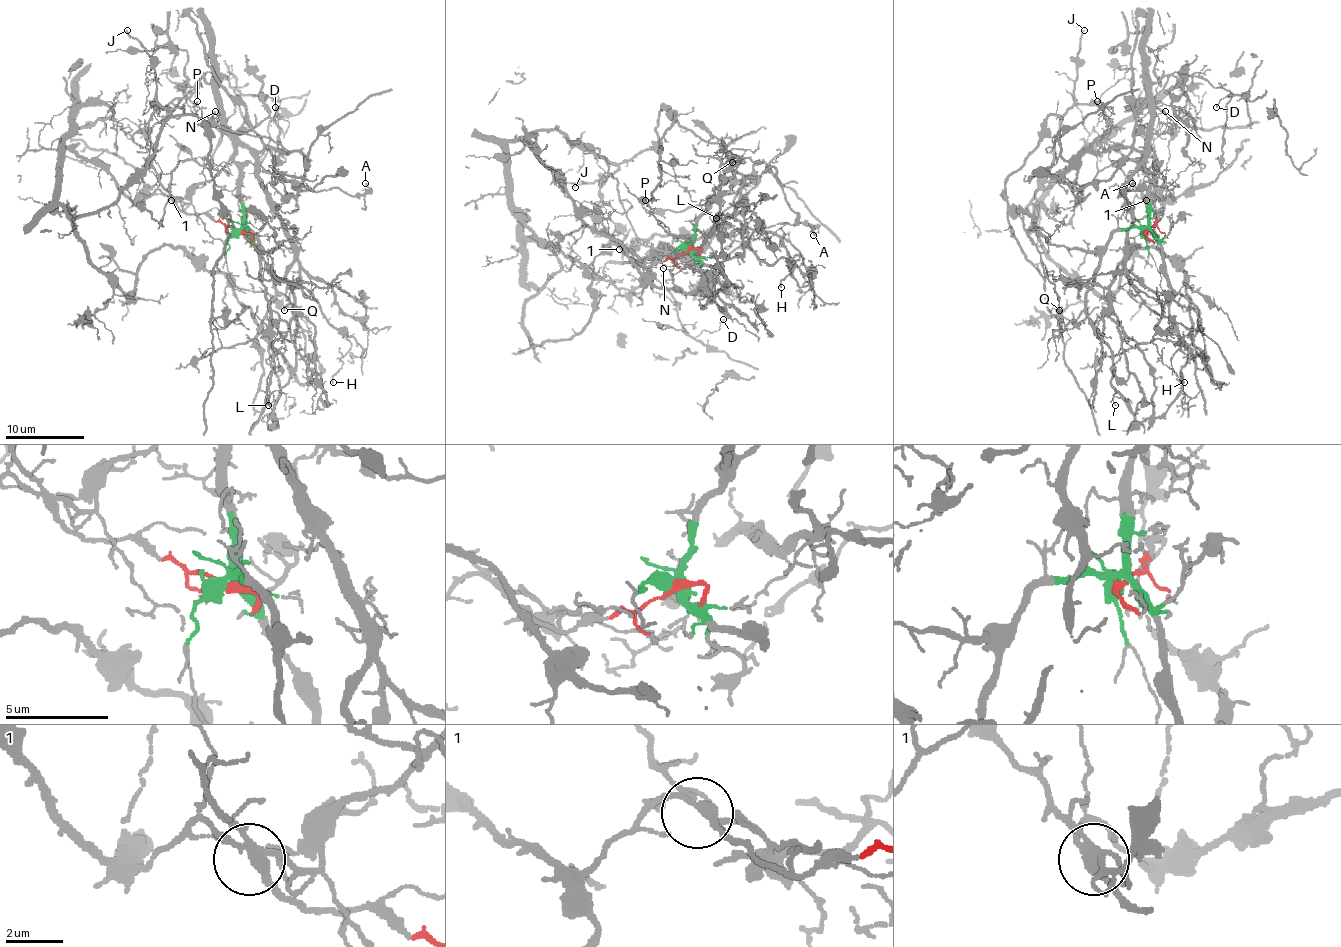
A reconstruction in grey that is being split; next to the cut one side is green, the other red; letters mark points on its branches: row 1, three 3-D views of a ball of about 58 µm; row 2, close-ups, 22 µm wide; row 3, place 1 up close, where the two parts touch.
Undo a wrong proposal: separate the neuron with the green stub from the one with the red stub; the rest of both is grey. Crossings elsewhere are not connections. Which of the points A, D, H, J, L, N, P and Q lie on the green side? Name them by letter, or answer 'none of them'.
A, D, H, L, N, P

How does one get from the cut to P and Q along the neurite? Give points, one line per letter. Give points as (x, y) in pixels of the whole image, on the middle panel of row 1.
P: (686, 249), (682, 257), (708, 243), (735, 196), (678, 212), (651, 212), (645, 200)
Q: (686, 249), (562, 255), (511, 212), (505, 145), (552, 129), (621, 162), (658, 141), (662, 107), (731, 162)

